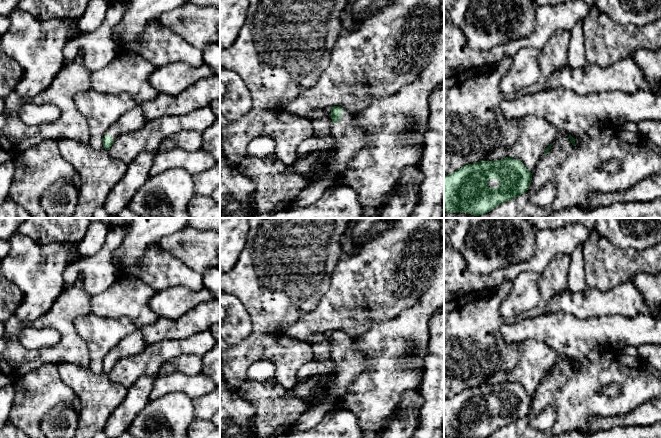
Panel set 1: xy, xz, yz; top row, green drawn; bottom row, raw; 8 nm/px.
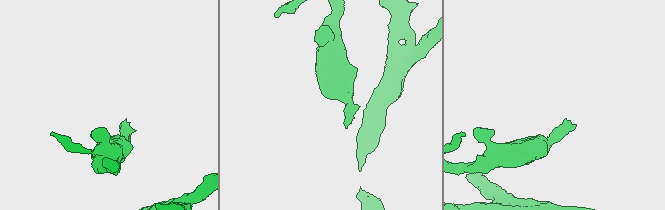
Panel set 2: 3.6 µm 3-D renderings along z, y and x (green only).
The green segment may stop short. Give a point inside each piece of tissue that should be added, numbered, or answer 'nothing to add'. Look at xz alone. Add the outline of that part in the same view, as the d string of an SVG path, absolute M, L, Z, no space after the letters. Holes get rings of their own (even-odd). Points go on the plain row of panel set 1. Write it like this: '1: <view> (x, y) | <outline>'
1: xz (351, 362) | M345 333L342 334L341 344L332 347L331 360L338 365L338 373L327 400L319 406L309 407L295 422L292 422L291 432L316 427L327 412L339 406L347 393L348 386L368 368L367 357L354 344L353 338Z

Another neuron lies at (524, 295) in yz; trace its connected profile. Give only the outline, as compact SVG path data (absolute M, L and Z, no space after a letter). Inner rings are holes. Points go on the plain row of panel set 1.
M524 271L512 280L510 292L500 306L500 314L505 320L510 320L540 303L538 278L538 273Z

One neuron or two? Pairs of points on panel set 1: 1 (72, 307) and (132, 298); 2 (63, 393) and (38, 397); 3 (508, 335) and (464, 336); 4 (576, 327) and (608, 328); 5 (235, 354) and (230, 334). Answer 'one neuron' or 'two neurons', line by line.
1: two neurons
2: one neuron
3: two neurons
4: one neuron
5: two neurons

